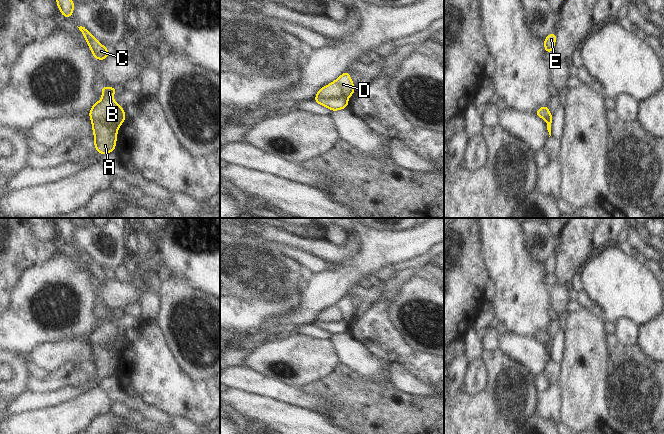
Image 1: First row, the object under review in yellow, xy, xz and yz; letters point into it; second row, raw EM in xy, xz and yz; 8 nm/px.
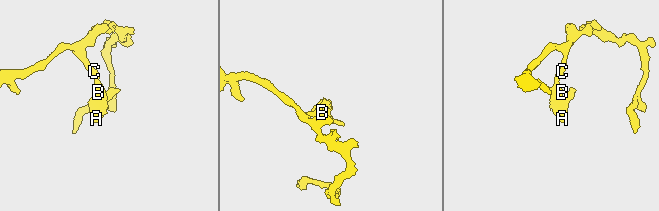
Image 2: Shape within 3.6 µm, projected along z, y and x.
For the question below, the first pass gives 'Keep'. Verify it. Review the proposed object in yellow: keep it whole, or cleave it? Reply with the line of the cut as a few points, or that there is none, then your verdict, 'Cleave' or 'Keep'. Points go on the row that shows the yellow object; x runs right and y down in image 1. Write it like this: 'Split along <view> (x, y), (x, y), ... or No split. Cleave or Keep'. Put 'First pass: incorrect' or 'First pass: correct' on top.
First pass: incorrect
Split along xy (124, 114), (117, 113), (103, 120), (91, 119). Cleave

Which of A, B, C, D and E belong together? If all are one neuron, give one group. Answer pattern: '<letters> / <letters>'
A / B C D E

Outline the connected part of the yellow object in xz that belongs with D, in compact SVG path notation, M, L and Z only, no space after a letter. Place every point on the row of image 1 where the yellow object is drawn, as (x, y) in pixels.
M348 71L341 74L335 81L322 87L318 90L316 97L330 98L330 97L347 97L353 95L355 85L352 82Z

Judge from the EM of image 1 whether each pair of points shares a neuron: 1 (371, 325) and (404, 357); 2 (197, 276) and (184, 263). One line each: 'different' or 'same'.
1: same
2: same

